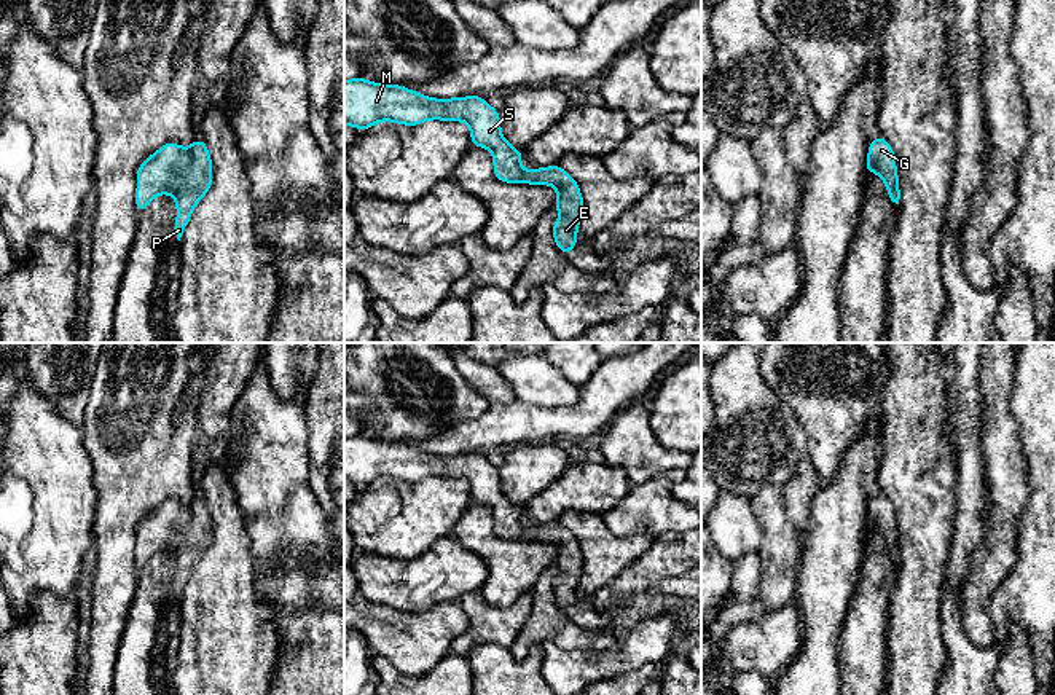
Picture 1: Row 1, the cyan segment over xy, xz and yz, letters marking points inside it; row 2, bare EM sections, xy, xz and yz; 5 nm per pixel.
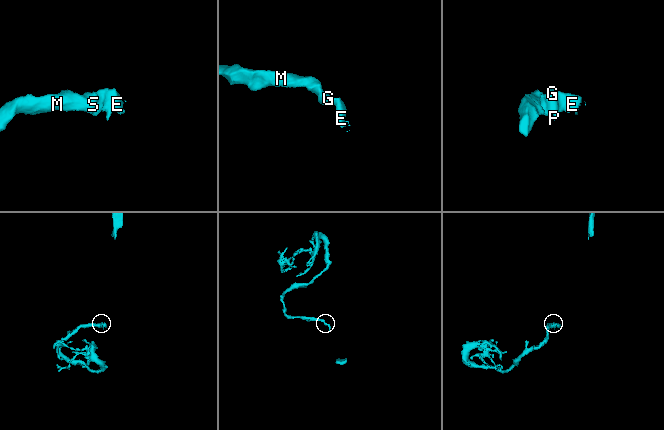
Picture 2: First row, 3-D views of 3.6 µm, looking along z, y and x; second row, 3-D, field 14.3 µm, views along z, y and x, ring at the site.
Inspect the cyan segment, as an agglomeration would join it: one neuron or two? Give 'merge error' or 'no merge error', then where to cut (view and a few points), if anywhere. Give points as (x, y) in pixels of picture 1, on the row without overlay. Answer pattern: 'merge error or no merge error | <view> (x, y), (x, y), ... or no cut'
no merge error | no cut

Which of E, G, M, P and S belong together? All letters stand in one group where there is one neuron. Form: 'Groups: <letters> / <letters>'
Groups: E G M P S

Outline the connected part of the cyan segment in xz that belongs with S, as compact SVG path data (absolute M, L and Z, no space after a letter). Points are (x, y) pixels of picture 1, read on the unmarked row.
M360 434L344 438L344 481L367 488L379 478L416 483L429 477L467 480L472 502L492 508L497 537L505 540L553 542L558 548L555 564L559 567L559 575L553 582L553 595L558 606L567 614L578 599L577 585L583 572L583 555L577 539L559 521L524 528L520 521L523 515L521 507L512 504L500 489L499 467L492 465L481 453L433 456L400 442L379 442Z

